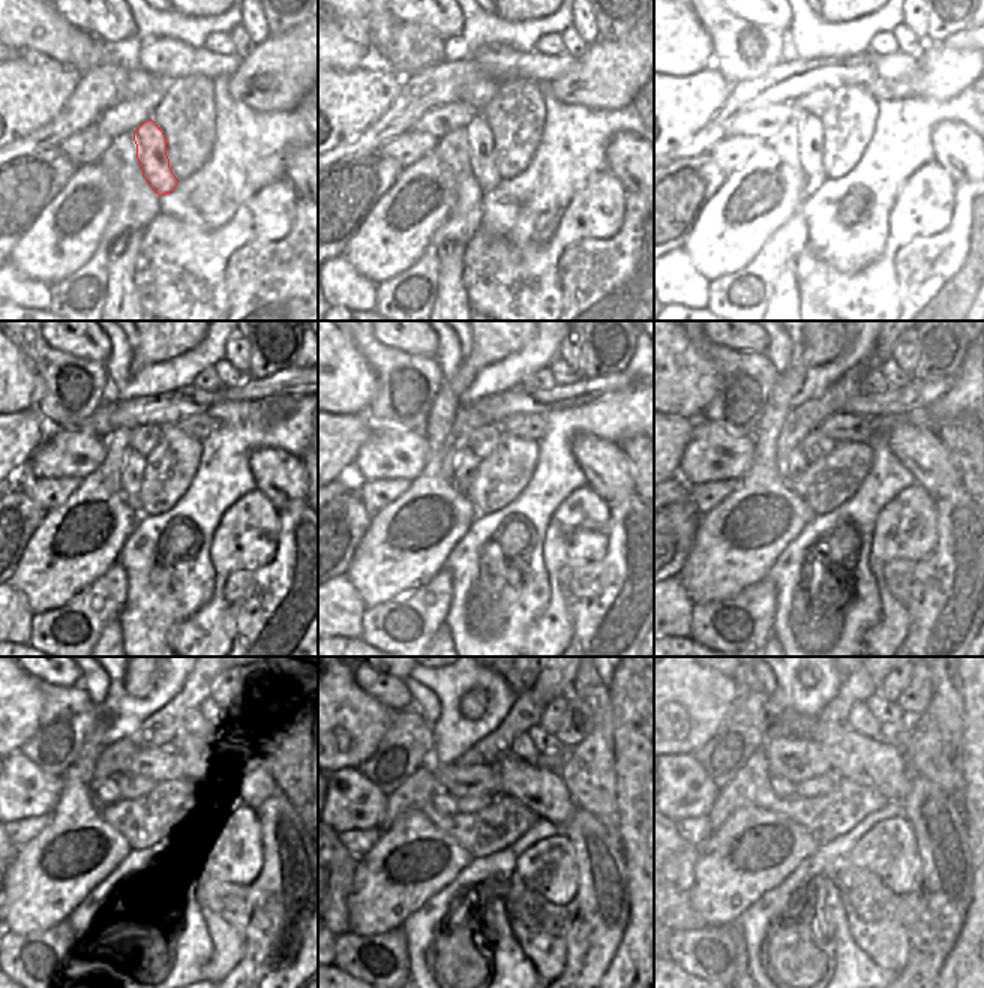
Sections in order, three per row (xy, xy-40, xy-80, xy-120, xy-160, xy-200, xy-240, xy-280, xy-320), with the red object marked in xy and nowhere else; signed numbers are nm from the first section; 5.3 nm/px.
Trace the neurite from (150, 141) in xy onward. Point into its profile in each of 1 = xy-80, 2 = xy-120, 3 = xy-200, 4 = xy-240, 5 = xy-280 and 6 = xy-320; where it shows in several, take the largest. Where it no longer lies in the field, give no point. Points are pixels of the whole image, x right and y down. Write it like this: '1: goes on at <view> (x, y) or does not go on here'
1: goes on at xy-80 (810, 131)
2: goes on at xy-120 (134, 465)
3: goes on at xy-200 (797, 462)
4: goes on at xy-240 (105, 792)
5: goes on at xy-280 (447, 787)
6: goes on at xy-320 (785, 789)

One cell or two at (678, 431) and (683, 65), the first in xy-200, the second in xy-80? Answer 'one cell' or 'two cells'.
two cells

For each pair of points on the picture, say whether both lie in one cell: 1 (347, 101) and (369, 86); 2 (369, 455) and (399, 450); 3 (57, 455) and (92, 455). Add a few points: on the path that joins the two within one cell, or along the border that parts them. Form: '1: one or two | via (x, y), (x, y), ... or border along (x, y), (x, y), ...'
1: one | via (353, 99), (363, 92)
2: one | via (377, 455), (392, 453)
3: one | via (66, 455), (83, 453)

